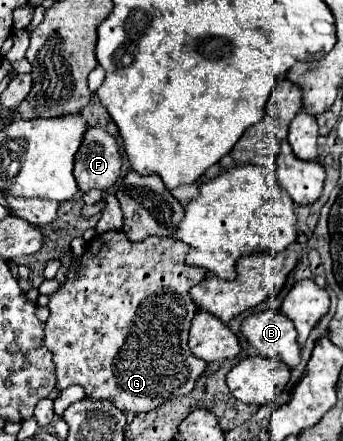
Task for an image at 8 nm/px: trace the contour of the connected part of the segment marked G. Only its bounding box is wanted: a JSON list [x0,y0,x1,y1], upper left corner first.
[45,231,207,413]

